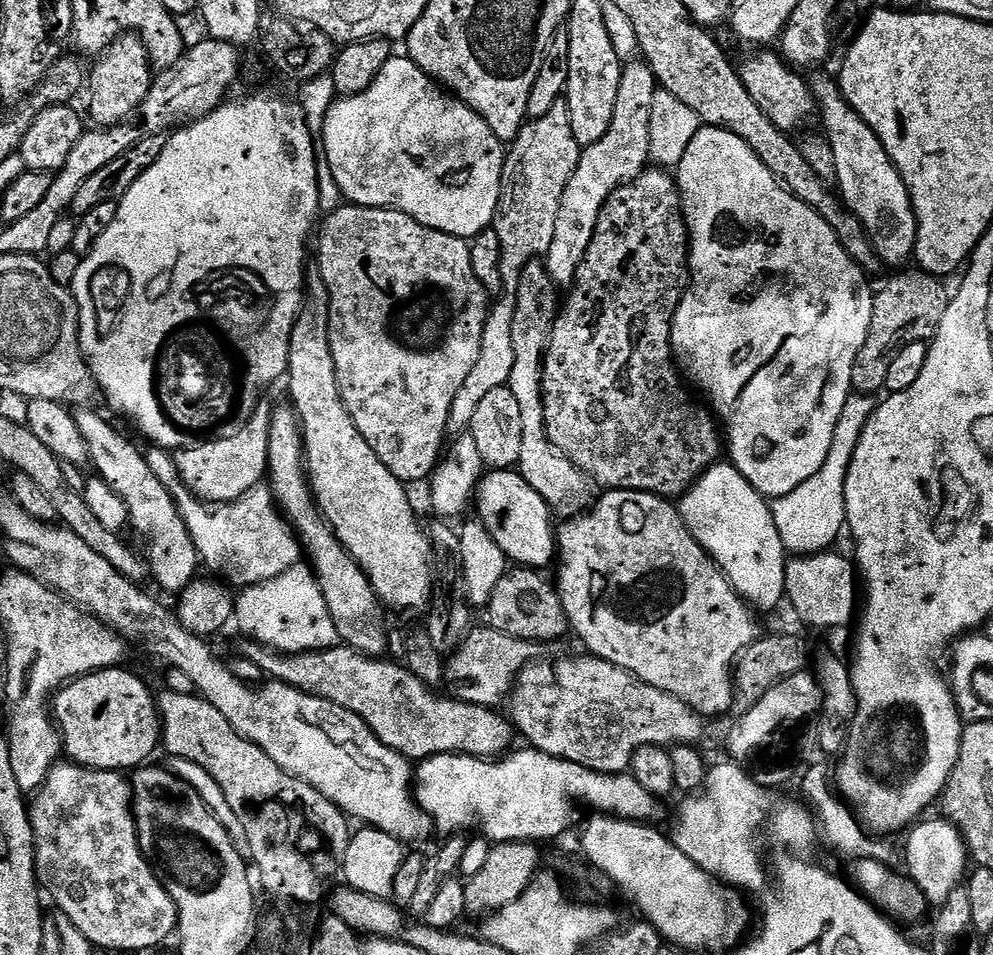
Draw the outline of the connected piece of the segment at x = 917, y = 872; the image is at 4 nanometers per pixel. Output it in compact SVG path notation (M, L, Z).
M937 818L937 820L928 819L921 819L907 833L907 835L909 834L908 845L904 848L904 860L908 863L906 872L912 883L920 889L925 901L932 902L932 900L936 900L935 902L943 902L947 900L949 893L959 885L956 883L959 880L961 883L965 879L970 857L961 837L947 820L943 818Z

